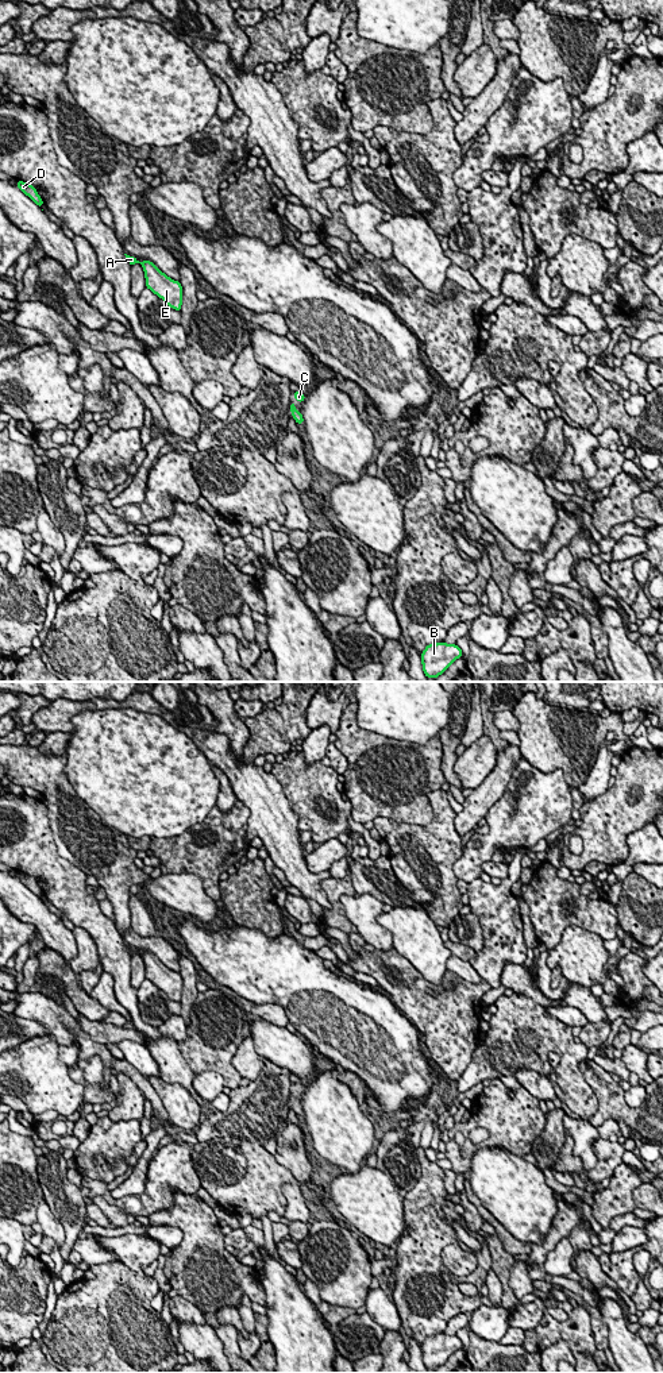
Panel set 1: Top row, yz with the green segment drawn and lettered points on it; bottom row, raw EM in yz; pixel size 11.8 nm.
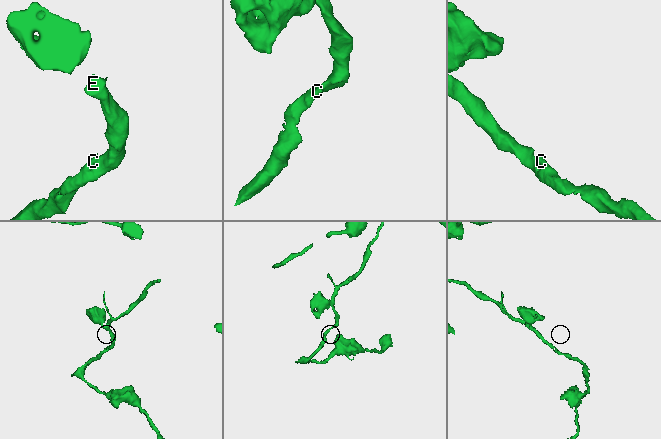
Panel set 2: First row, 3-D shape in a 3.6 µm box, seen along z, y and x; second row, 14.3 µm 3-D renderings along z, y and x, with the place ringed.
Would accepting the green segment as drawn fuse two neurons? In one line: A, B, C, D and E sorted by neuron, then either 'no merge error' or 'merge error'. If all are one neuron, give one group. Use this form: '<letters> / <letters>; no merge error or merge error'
A B C D E; no merge error

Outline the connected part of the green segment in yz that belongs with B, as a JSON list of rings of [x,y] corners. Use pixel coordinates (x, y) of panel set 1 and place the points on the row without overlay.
[[[444,1332],[429,1335],[420,1345],[423,1362],[427,1369],[437,1369],[450,1355],[462,1347],[462,1341],[456,1335],[447,1335]]]

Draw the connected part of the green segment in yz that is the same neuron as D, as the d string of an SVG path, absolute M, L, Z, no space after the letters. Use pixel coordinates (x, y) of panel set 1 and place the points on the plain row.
M18 872L16 876L26 887L28 887L38 898L42 899L43 892L32 876L23 872Z

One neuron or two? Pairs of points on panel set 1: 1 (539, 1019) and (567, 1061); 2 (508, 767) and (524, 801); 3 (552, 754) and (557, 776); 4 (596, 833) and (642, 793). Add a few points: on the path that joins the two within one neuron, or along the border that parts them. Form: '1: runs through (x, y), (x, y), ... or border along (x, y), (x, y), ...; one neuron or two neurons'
1: runs through (550, 1030), (567, 1051); one neuron
2: border along (516, 764), (505, 791), (496, 802); two neurons
3: border along (525, 758), (544, 772), (561, 768), (570, 790); two neurons
4: runs through (606, 822), (631, 803); one neuron

